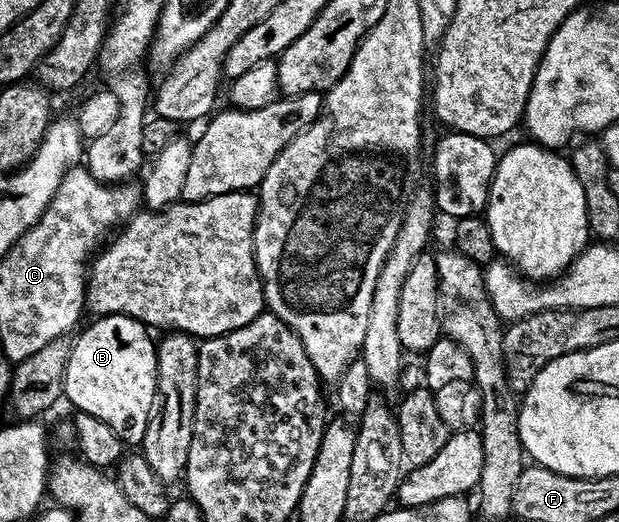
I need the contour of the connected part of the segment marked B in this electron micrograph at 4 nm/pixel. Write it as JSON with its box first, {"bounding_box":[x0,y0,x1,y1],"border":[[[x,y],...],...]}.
{"bounding_box":[63,314,156,443],"border":[[[106,314],[92,321],[96,322],[90,323],[84,331],[81,329],[75,335],[64,373],[63,397],[69,398],[79,413],[98,416],[98,420],[110,424],[121,442],[143,443],[150,408],[156,395],[156,342],[148,335],[151,334],[149,327],[125,314]]]}

